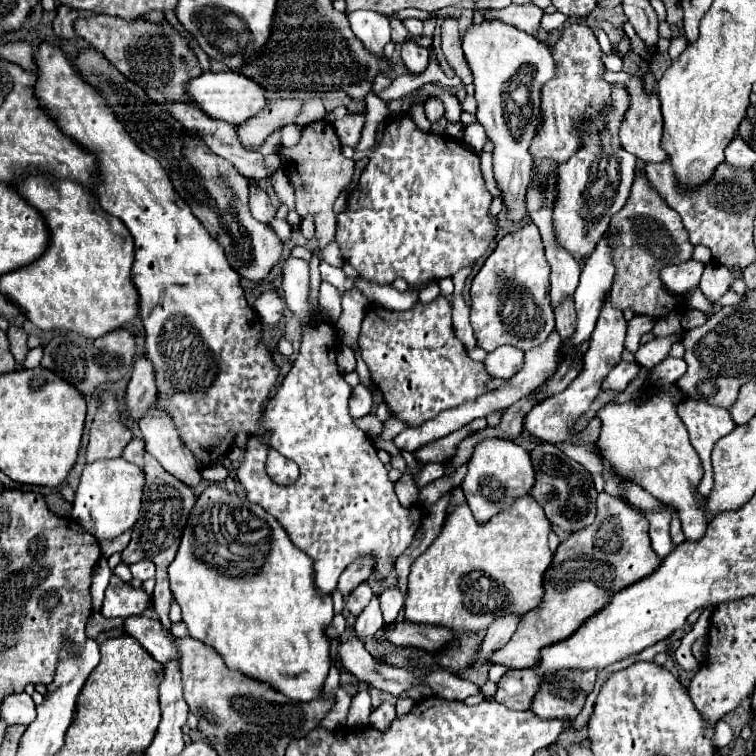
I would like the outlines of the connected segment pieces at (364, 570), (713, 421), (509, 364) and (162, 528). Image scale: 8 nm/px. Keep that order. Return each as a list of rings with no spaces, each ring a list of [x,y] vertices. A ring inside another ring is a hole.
[[[360,558],[360,560],[352,562],[352,564],[342,572],[336,590],[342,592],[342,596],[348,596],[358,584],[362,584],[362,582],[368,580],[370,572],[372,572],[372,562],[370,562],[368,558]]]
[[[686,398],[678,406],[678,414],[680,414],[682,422],[686,424],[686,428],[690,432],[690,442],[702,460],[704,476],[702,476],[698,490],[704,496],[708,496],[710,490],[714,488],[714,470],[710,464],[712,448],[722,436],[730,434],[736,424],[730,418],[728,410],[718,408],[718,406],[710,406],[702,400],[688,400]]]
[[[500,346],[498,350],[490,352],[484,360],[490,376],[494,378],[510,378],[510,374],[516,374],[522,368],[524,352],[514,346]]]
[[[144,454],[144,474],[146,474],[146,486],[144,486],[144,494],[142,494],[140,518],[132,528],[132,540],[124,552],[130,552],[128,560],[136,556],[136,558],[150,558],[156,564],[156,590],[154,590],[152,606],[154,606],[160,622],[164,624],[164,628],[170,628],[168,610],[170,610],[174,596],[170,594],[170,580],[168,580],[166,570],[168,570],[170,562],[174,560],[178,542],[182,538],[182,530],[184,530],[188,514],[196,502],[196,496],[186,484],[178,482],[172,474],[166,474],[166,470],[162,470],[158,460],[150,458],[150,454]]]

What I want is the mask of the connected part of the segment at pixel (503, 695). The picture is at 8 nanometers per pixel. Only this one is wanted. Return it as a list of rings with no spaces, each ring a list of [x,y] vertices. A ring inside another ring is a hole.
[[[510,670],[498,682],[494,698],[512,710],[530,710],[530,702],[538,694],[538,676],[532,670]]]

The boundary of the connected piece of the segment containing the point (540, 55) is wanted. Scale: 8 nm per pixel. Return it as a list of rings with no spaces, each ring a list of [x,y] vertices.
[[[496,18],[482,20],[482,24],[472,22],[464,32],[462,50],[464,50],[466,62],[472,70],[472,76],[474,76],[474,86],[476,86],[474,98],[478,102],[476,118],[484,126],[488,138],[494,142],[494,176],[502,190],[502,200],[508,208],[508,218],[518,222],[526,216],[524,196],[526,196],[526,188],[530,184],[530,170],[532,170],[532,158],[528,154],[528,146],[530,146],[530,142],[536,134],[536,126],[538,126],[542,88],[556,74],[554,58],[550,54],[550,48],[544,42],[540,42],[536,36],[526,34],[514,26],[506,26],[506,22],[496,20]]]

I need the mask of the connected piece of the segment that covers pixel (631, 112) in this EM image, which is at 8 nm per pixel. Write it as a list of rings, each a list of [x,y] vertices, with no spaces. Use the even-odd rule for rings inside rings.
[[[606,72],[604,76],[608,82],[618,82],[626,88],[628,98],[630,98],[630,106],[624,114],[622,126],[620,126],[620,142],[622,148],[628,150],[630,154],[636,154],[636,158],[644,160],[644,162],[664,162],[666,154],[660,148],[660,138],[662,138],[662,114],[660,114],[660,100],[656,94],[646,94],[646,90],[642,90],[642,78],[640,76],[632,76],[626,72]]]

